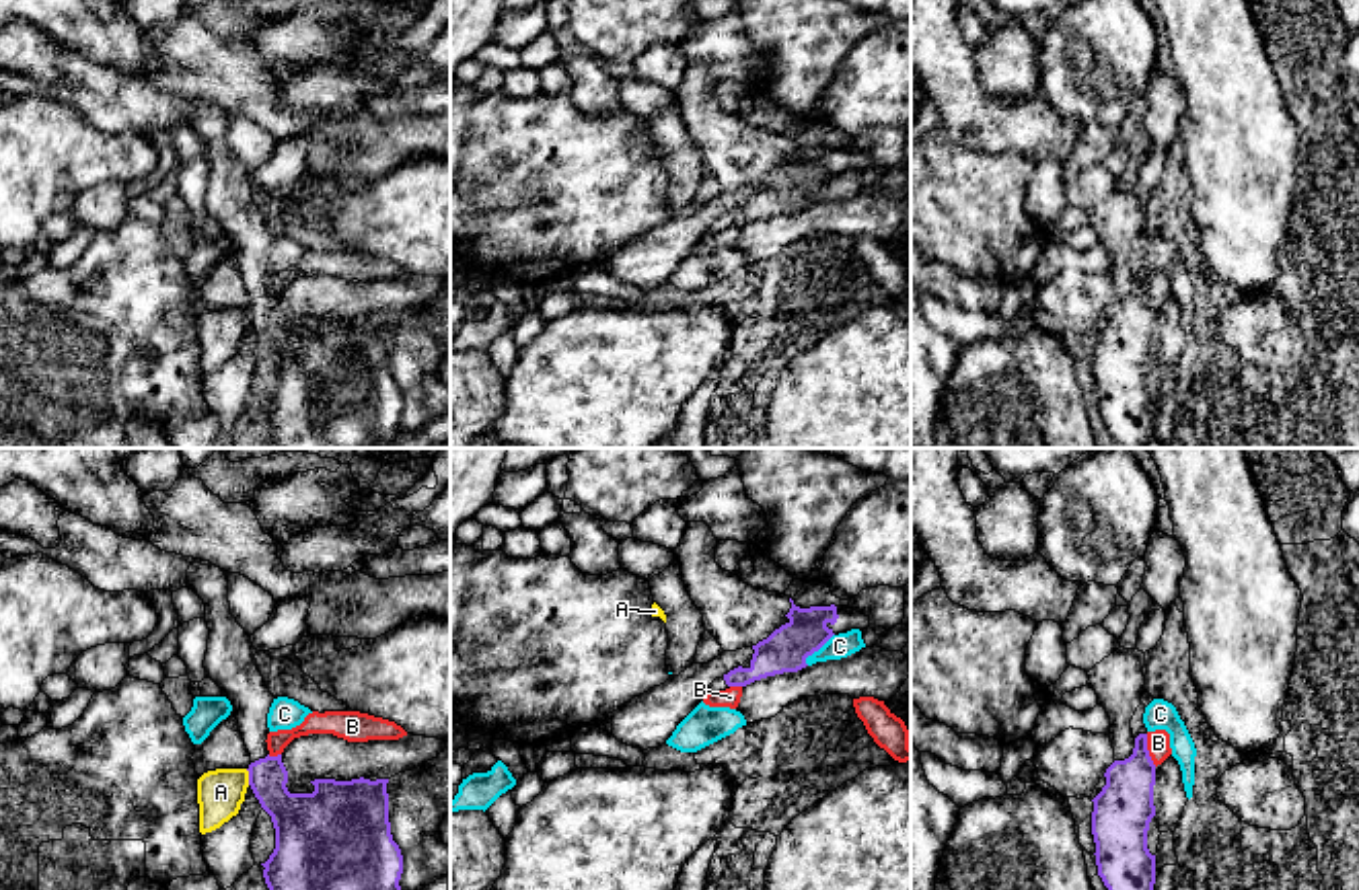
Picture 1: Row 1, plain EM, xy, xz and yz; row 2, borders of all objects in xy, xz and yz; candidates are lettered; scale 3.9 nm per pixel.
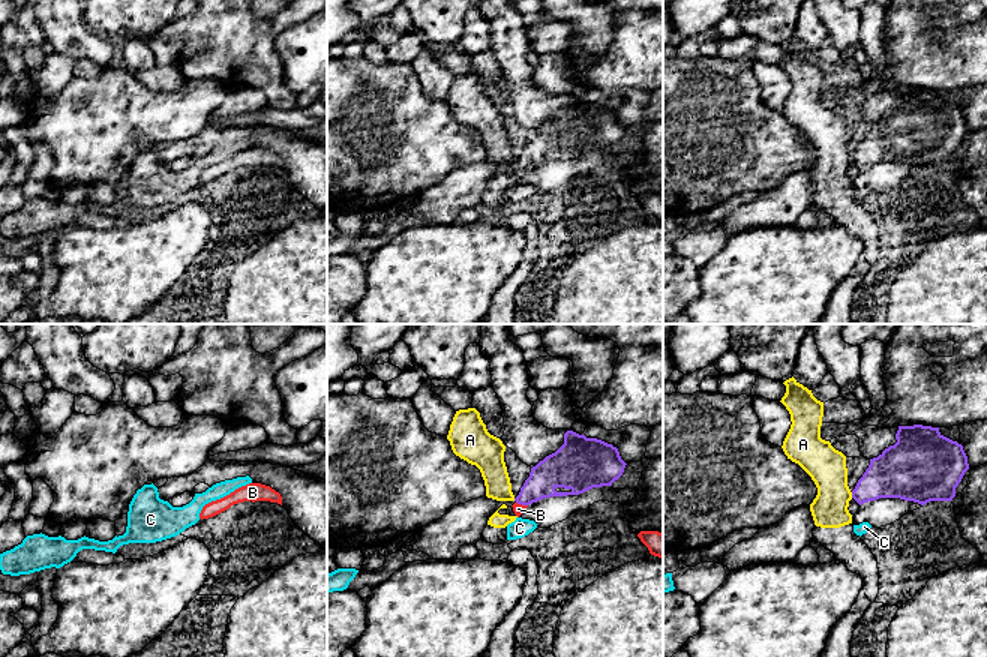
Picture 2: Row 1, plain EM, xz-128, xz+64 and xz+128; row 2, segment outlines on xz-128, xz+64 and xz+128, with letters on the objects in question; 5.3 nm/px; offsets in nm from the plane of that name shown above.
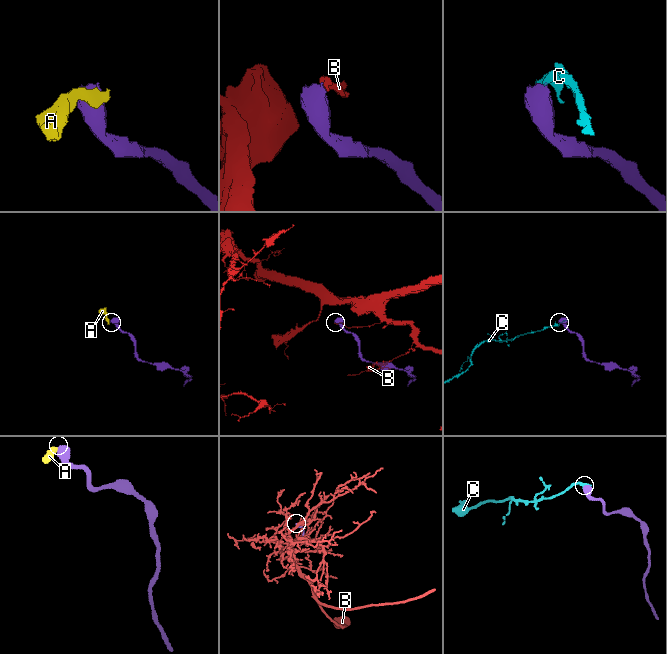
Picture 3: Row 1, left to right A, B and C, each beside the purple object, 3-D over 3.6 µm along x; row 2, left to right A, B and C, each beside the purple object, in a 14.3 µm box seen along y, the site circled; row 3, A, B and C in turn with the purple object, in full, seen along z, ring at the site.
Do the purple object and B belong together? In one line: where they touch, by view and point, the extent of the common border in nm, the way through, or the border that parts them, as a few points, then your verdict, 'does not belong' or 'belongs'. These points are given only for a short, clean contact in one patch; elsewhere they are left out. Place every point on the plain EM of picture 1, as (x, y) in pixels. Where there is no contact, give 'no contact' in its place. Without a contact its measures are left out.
contact yz (1148, 290); length 130 nm; border yz (1146, 274), (1146, 286), (1156, 305); does not belong

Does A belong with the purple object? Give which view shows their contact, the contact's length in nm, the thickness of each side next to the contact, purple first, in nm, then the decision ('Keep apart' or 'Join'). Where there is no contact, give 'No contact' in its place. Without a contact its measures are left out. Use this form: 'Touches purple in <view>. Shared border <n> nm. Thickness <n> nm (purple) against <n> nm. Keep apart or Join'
Touches purple in xy. Shared border 70 nm. Thickness 200 nm (purple) against 180 nm. Keep apart

